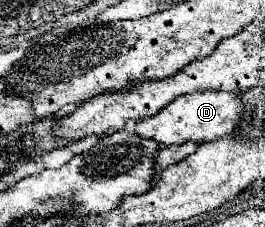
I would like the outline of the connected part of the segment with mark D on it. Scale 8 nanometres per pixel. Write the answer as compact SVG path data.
M206 90L206 92L194 92L194 94L186 94L186 96L172 100L156 116L138 122L134 132L142 138L150 138L164 146L184 144L188 140L192 140L196 144L204 144L204 142L214 142L216 138L230 134L234 130L234 126L240 122L240 118L242 118L240 94Z

